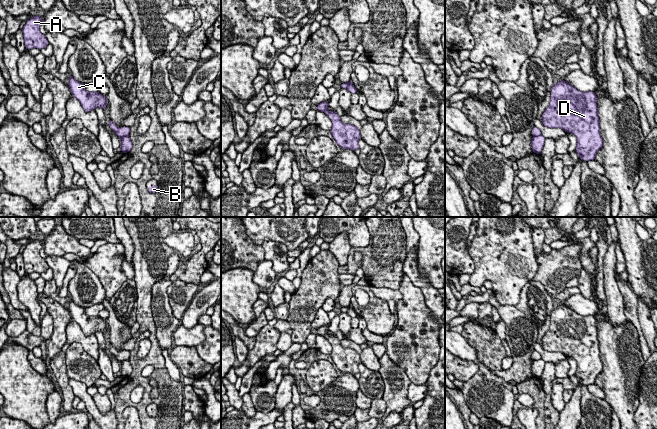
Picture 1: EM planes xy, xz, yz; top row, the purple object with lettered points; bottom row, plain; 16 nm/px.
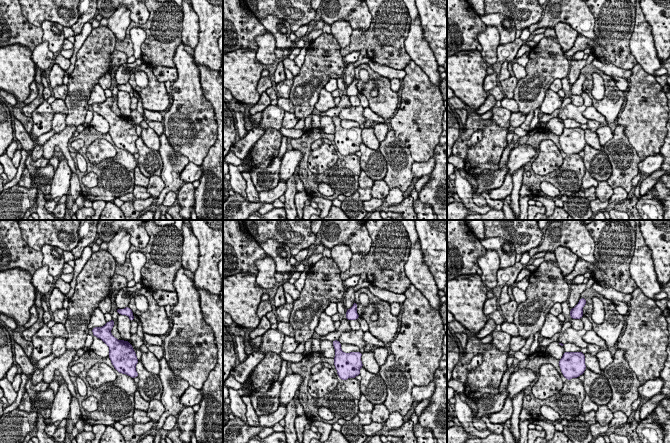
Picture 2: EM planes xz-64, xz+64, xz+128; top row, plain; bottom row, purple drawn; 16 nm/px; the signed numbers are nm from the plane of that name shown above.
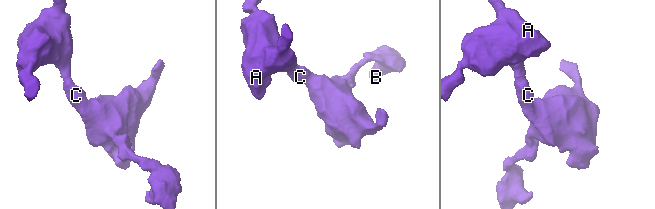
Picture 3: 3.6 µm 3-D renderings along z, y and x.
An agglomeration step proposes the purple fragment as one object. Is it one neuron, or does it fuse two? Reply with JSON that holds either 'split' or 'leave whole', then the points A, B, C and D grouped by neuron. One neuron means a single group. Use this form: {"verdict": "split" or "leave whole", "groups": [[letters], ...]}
{"verdict": "split", "groups": [["A", "C", "D"], ["B"]]}

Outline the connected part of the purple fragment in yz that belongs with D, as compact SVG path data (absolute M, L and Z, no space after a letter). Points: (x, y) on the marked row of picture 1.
M561 80L552 86L550 104L542 114L542 124L549 128L561 128L566 133L573 133L577 137L576 152L578 157L586 162L595 160L597 152L603 147L596 94L592 91L582 92L564 80Z

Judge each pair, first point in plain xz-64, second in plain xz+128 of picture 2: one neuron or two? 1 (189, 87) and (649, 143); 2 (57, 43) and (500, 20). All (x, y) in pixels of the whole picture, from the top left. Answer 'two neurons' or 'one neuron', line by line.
1: one neuron
2: one neuron

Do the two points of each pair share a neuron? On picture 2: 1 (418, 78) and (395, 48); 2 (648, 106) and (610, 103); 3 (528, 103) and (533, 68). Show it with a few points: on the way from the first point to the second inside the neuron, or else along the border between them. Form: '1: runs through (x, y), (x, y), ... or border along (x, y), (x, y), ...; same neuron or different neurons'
1: border along (410, 59), (402, 69); different neurons
2: border along (621, 109), (616, 119); different neurons
3: runs through (533, 96), (533, 77); same neuron

